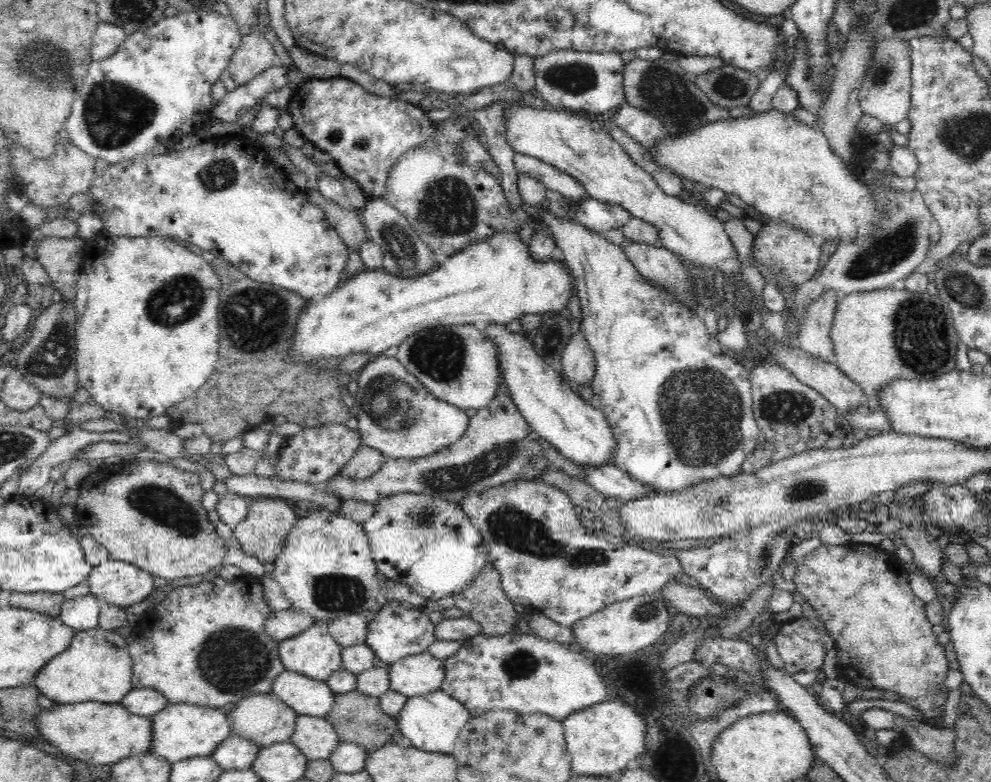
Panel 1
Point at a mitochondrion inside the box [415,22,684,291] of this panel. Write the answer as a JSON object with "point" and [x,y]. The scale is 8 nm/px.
{"point":[574,78]}

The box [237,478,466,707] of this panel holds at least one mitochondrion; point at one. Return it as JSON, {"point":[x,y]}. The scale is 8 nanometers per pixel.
{"point":[336,592]}

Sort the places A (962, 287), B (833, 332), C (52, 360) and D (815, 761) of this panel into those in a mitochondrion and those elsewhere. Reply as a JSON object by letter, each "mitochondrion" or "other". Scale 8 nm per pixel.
{"A":"mitochondrion","B":"other","C":"mitochondrion","D":"other"}

